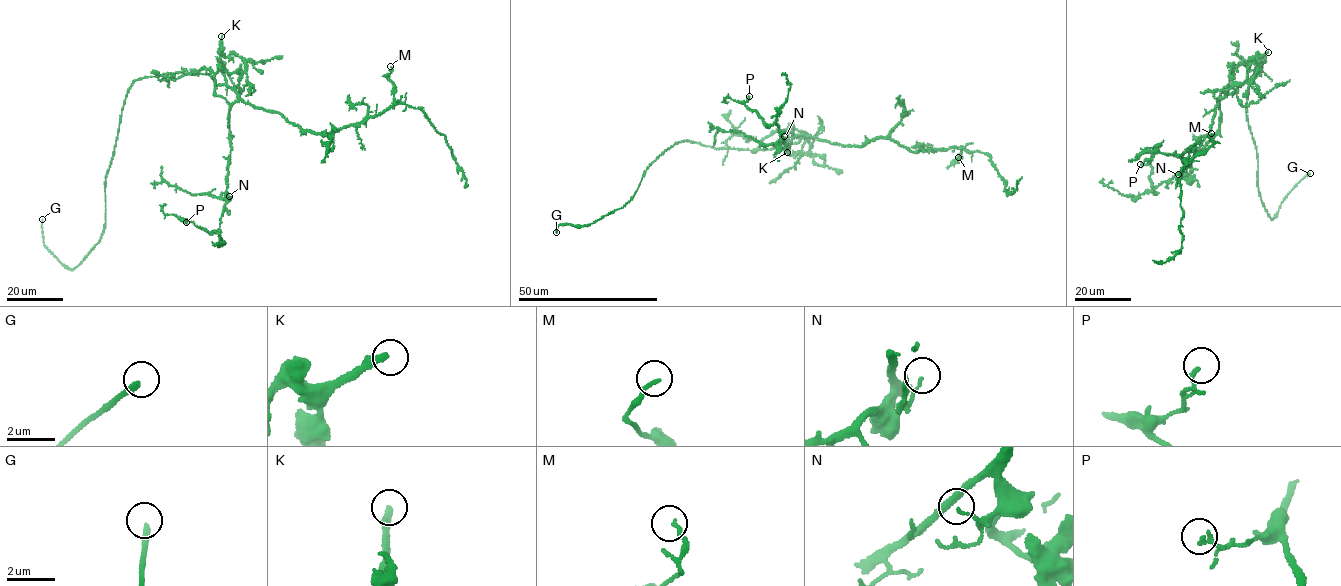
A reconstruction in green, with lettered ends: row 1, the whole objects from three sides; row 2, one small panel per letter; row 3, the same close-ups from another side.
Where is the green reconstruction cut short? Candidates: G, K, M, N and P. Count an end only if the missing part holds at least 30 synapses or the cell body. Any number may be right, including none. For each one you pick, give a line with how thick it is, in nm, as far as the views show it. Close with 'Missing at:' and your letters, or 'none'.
G: 240 nm thick
K: 260 nm thick
Missing at: G, K

